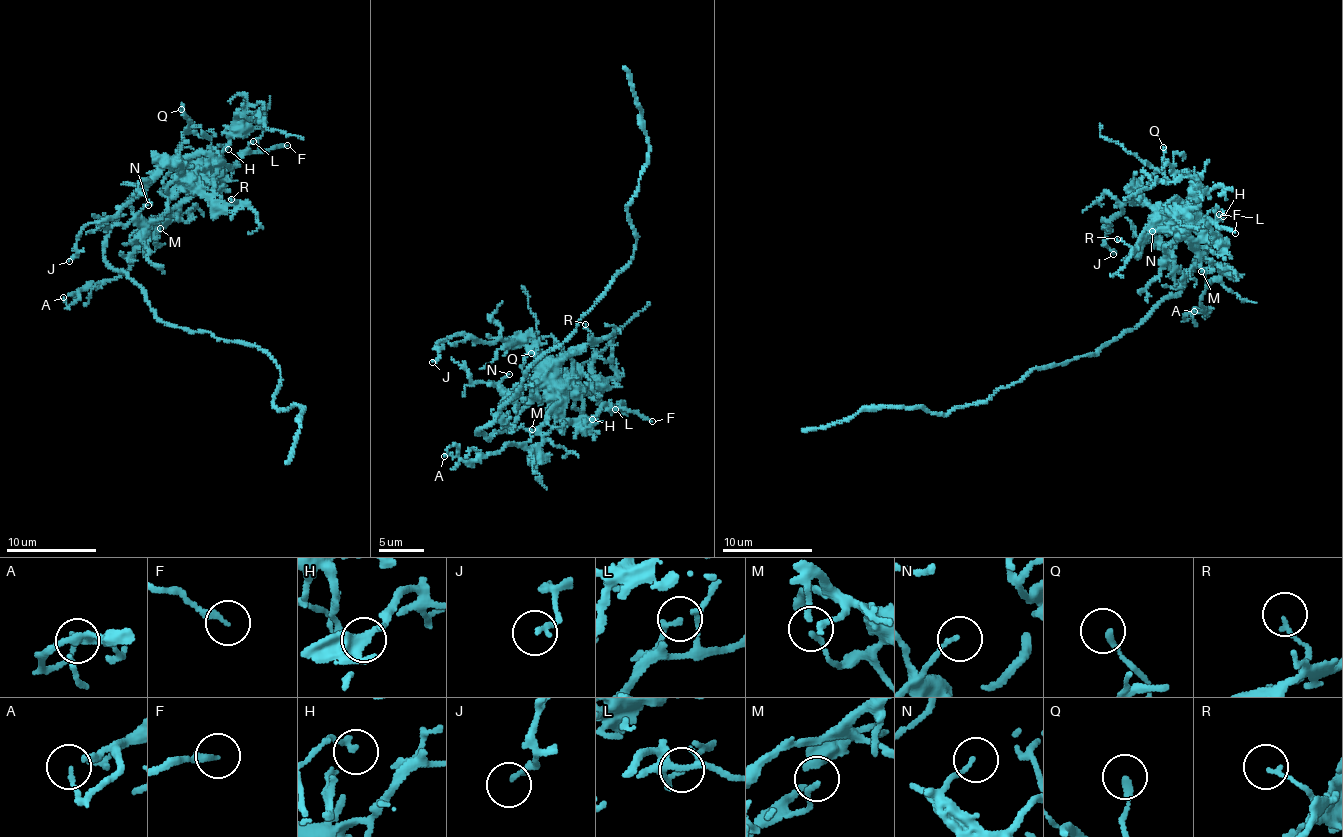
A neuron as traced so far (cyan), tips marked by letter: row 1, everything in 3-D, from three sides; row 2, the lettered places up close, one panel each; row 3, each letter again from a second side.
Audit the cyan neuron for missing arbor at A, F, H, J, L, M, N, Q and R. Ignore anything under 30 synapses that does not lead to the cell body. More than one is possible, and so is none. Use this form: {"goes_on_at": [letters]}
{"goes_on_at": []}

